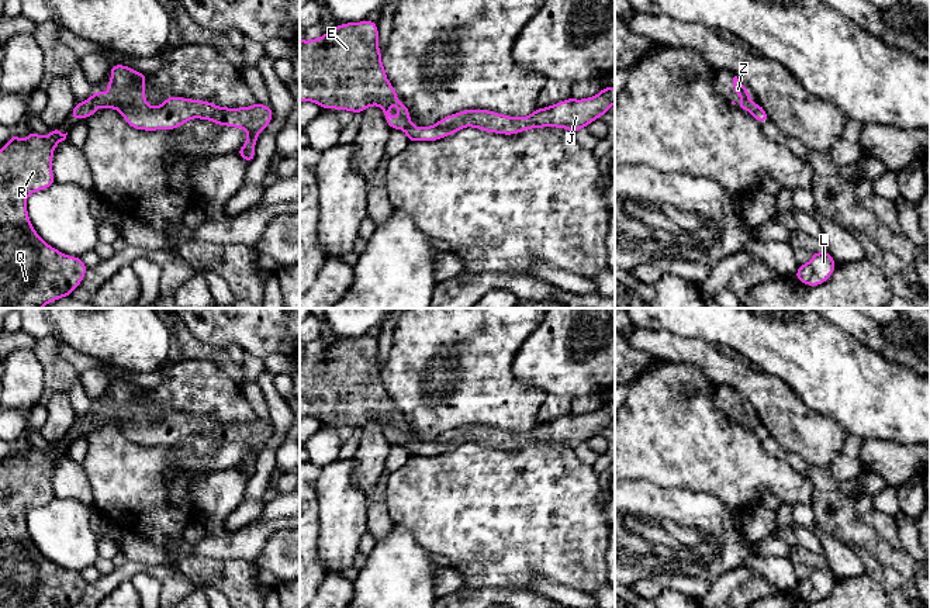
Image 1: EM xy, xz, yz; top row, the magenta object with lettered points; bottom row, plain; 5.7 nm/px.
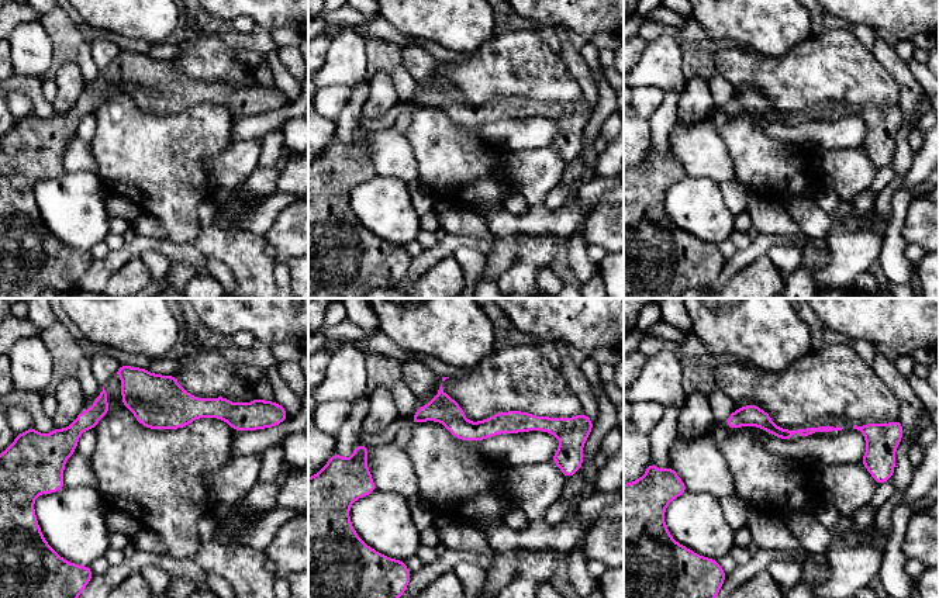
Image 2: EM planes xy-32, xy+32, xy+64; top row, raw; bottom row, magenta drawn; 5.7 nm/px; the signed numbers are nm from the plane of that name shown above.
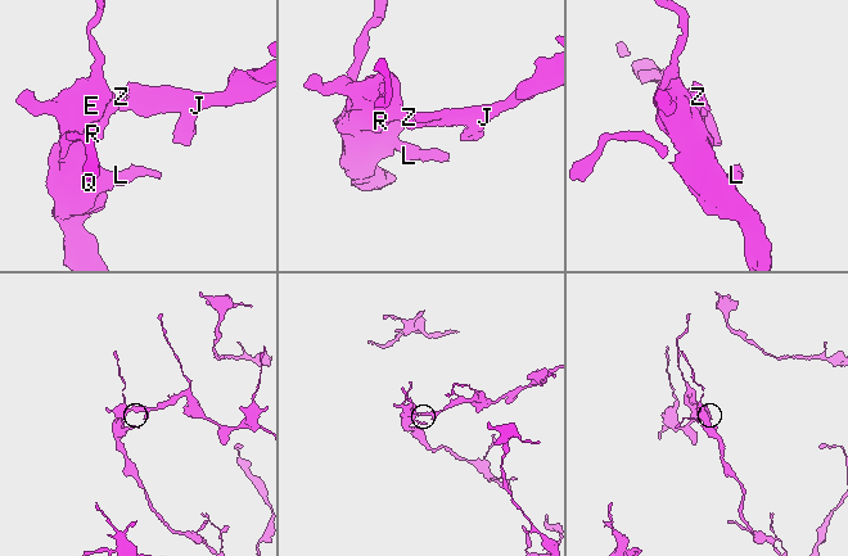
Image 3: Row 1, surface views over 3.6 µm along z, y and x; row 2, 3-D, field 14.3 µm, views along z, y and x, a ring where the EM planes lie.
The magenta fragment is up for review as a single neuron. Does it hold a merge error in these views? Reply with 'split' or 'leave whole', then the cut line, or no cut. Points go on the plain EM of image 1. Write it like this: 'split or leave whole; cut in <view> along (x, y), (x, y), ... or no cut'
leave whole; no cut

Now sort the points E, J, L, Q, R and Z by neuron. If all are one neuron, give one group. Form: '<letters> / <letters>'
E J L Q R Z

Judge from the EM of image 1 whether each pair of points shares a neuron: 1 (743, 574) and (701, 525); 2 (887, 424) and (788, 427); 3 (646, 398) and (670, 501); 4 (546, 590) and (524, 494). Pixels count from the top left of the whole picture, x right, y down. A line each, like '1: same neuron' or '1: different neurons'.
1: different neurons
2: different neurons
3: different neurons
4: different neurons

